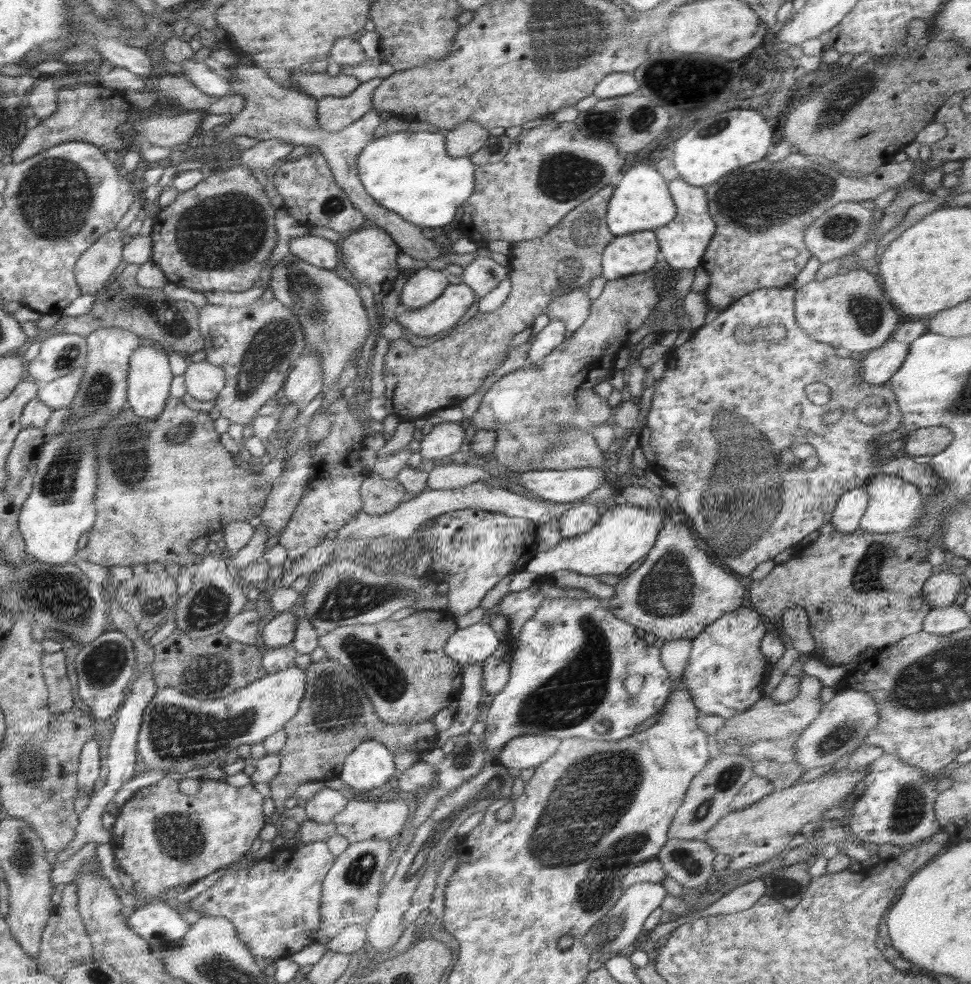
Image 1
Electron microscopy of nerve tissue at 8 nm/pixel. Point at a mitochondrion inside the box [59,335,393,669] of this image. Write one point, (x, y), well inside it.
(128, 457)

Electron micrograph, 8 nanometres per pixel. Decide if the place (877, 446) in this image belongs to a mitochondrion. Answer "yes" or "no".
no

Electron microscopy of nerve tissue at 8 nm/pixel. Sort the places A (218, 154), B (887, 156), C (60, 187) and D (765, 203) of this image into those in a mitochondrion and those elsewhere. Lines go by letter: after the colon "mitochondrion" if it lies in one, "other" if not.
A: other
B: other
C: mitochondrion
D: mitochondrion

